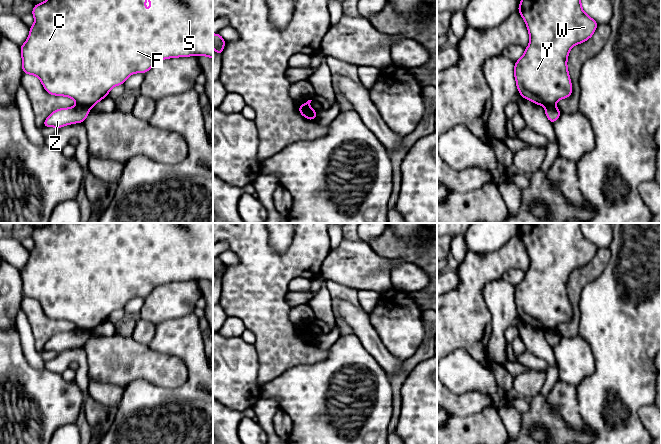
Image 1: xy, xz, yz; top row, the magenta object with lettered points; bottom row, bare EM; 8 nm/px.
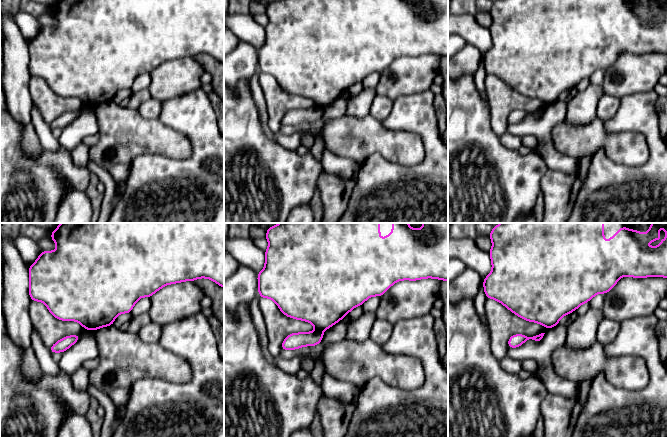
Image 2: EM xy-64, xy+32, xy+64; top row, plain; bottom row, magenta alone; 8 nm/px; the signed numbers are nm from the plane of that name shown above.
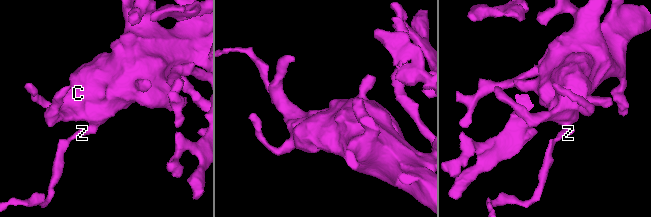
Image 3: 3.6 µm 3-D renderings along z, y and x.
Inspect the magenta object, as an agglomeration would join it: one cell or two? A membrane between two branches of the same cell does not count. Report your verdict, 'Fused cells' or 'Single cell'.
Fused cells

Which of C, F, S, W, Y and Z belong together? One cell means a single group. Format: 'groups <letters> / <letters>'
groups C F S W Y / Z

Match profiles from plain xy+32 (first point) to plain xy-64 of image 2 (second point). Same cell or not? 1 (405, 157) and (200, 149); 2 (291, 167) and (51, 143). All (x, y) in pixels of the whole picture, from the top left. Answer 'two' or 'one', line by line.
1: two
2: two

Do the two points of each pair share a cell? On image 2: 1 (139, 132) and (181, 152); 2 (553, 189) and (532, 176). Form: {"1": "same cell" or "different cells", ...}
{"1": "same cell", "2": "different cells"}

